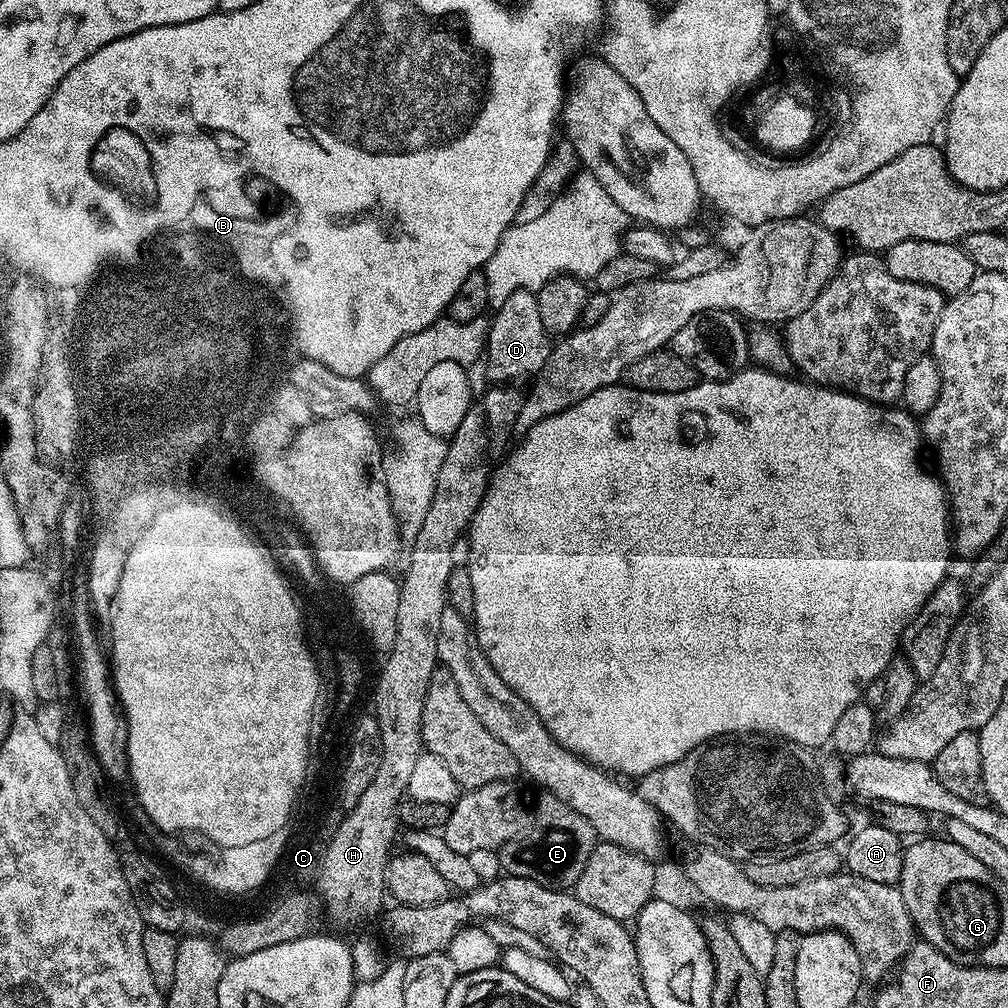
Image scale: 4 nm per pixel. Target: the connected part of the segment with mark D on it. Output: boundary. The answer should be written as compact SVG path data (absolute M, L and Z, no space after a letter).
M525 290L510 294L502 306L495 309L494 315L496 317L491 317L486 351L482 357L482 364L485 364L485 368L482 368L483 375L488 375L492 379L491 383L496 386L508 386L520 382L516 380L527 381L535 377L554 347L550 334L542 326L542 318L538 315L536 292Z

